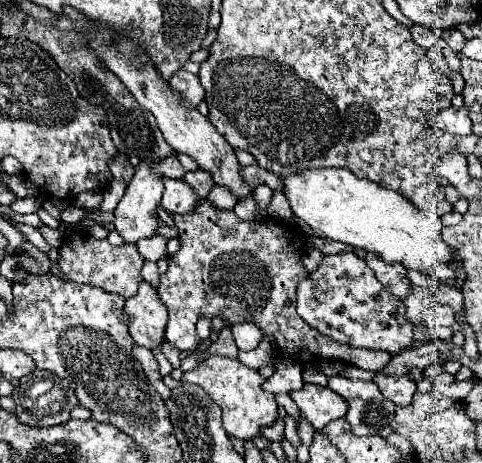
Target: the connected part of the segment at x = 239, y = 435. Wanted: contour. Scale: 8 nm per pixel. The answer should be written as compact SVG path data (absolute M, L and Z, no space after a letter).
M207 357L203 363L199 363L193 371L183 373L183 381L187 383L195 383L199 387L203 387L209 397L221 407L223 411L223 427L225 431L241 441L251 441L255 437L261 435L261 429L267 425L273 425L277 421L277 403L273 393L267 393L263 389L263 377L243 365L237 359L229 359L229 357Z

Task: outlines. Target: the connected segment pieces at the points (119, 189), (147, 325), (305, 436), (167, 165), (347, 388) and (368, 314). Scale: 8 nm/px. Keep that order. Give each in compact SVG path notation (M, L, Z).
M113 179L113 183L107 187L105 199L103 199L103 203L101 203L101 207L99 207L97 211L115 211L115 207L117 207L117 203L121 201L123 193L125 193L125 191L123 191L123 183L117 181L117 179Z
M141 283L139 291L127 299L125 313L131 313L129 335L133 341L147 349L159 349L165 341L165 305L149 283Z
M300 415L299 425L297 426L297 432L301 439L301 442L304 443L307 447L310 447L313 441L313 435L315 429L305 421L303 416Z
M175 155L167 157L165 161L161 161L157 165L157 171L163 173L165 177L171 177L171 179L181 179L185 175L185 167L179 163L179 159Z
M335 375L329 379L327 387L347 401L349 409L345 419L351 425L351 433L357 437L377 435L377 431L387 427L395 417L395 405L383 397L373 381L351 381Z
M355 253L323 257L319 269L299 283L297 313L323 335L351 347L381 349L395 355L413 345L413 329L405 319L403 301L397 301Z

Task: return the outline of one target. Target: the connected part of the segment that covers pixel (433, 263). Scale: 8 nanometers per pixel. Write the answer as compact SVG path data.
M311 169L299 175L289 175L283 179L285 183L285 197L293 209L293 213L303 219L307 225L313 227L315 233L351 245L355 249L363 249L367 253L375 253L385 263L401 263L405 269L415 269L419 273L431 275L441 263L453 263L455 253L449 245L445 245L441 233L443 223L441 217L435 213L427 213L417 209L409 199L401 193L385 189L369 179L359 179L351 171L345 169Z

